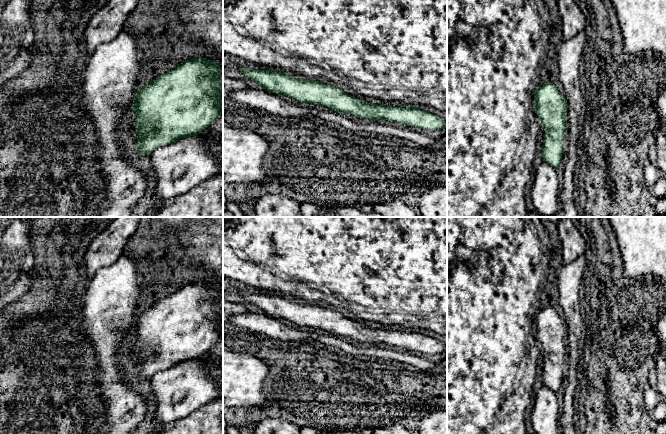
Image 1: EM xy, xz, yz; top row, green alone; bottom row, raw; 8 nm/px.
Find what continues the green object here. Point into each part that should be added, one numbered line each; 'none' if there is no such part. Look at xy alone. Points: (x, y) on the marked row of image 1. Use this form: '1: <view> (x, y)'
none

